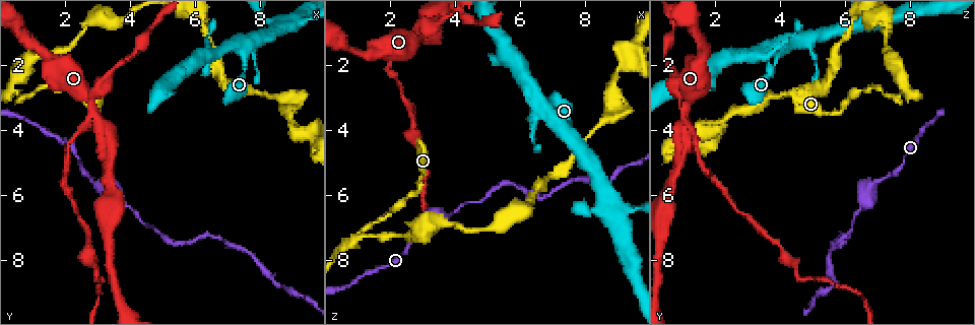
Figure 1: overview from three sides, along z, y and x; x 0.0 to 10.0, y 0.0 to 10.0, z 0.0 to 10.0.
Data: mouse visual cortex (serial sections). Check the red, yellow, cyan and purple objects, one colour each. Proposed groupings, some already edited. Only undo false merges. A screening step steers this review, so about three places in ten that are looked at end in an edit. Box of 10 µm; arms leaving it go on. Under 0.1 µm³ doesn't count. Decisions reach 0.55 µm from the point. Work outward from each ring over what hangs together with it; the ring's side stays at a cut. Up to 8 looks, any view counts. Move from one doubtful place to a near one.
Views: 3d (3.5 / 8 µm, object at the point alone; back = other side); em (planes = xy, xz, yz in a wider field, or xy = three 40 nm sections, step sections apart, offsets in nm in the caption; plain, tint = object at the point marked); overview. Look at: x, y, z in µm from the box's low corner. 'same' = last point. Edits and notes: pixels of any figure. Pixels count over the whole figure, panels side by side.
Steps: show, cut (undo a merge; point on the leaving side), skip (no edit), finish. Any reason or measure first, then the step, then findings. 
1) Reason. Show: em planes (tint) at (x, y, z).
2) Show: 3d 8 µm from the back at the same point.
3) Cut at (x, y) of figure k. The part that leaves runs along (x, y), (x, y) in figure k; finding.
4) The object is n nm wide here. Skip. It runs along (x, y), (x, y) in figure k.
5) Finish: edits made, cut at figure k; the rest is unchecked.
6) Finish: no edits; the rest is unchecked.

Thin neck. Show: em planes (tint) at (0.65, 2.90, 7.65).

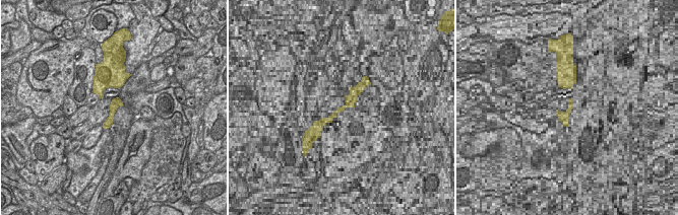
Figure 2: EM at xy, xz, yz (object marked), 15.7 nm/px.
Show: 3d 3.5 µm at the same point.

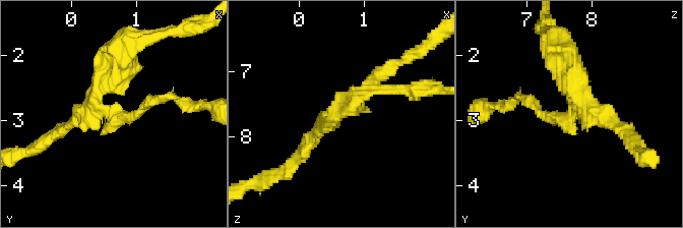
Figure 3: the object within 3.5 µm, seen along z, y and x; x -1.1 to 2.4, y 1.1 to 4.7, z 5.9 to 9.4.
The arms are 150, 250, 300 nm wide. Skip. It runs along (117, 100), (106, 126) in figure 2; all the same cell.

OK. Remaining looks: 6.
Narrows sharply. Show: em xy step 1 (tint) at (6.85, 2.50, 5.45).

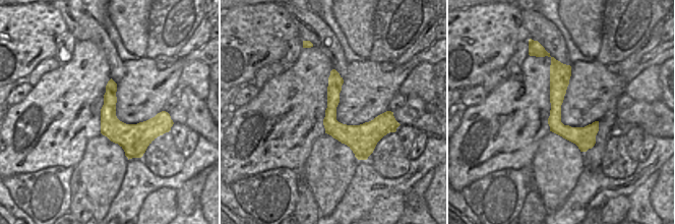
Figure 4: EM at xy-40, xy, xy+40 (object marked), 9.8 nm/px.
Wider look. Show: 3d 3.5 µm at the same point.

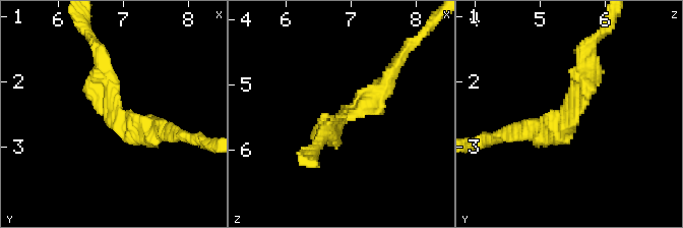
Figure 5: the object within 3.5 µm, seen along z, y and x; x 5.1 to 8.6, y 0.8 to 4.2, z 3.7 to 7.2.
The arms are 250, 300 nm wide. Skip. One cell here.

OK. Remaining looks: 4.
Two arms at a narrow angle. Show: 3d 3.5 µm at (9.45, 4.15, 1.60).

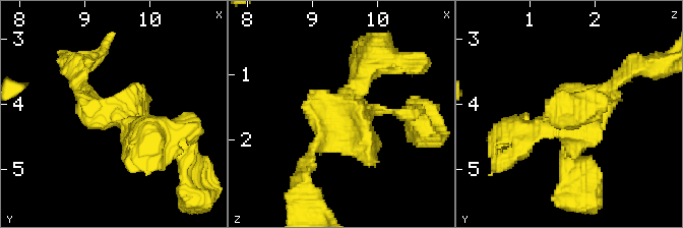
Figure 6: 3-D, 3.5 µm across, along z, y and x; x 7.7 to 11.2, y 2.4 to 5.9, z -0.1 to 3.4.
Need the tissue. Show: em planes (tint) at (9.35, 4.15, 1.65).

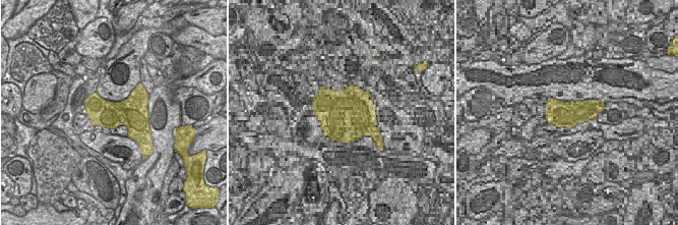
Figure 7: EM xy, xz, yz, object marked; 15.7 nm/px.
Skip. Continuous, no second cell.

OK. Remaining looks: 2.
Finish: no edits; the rest is unchecked.

